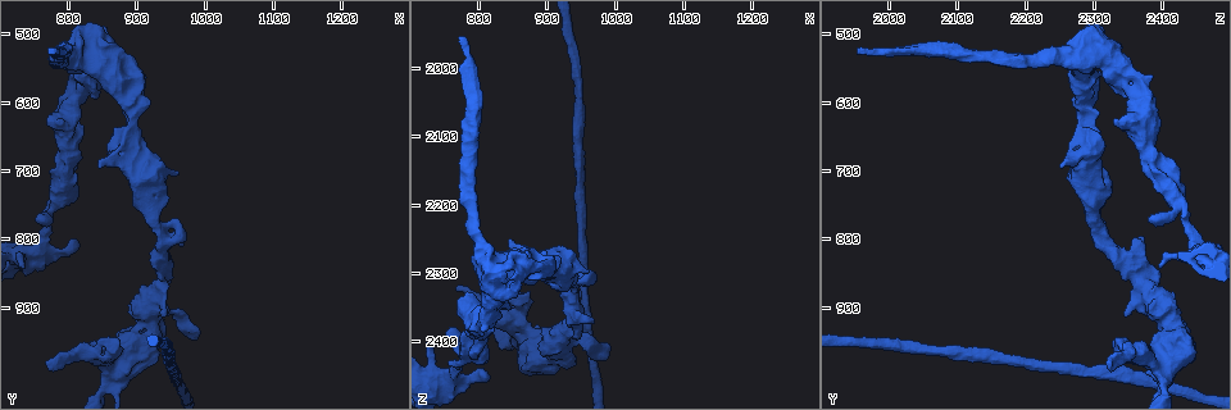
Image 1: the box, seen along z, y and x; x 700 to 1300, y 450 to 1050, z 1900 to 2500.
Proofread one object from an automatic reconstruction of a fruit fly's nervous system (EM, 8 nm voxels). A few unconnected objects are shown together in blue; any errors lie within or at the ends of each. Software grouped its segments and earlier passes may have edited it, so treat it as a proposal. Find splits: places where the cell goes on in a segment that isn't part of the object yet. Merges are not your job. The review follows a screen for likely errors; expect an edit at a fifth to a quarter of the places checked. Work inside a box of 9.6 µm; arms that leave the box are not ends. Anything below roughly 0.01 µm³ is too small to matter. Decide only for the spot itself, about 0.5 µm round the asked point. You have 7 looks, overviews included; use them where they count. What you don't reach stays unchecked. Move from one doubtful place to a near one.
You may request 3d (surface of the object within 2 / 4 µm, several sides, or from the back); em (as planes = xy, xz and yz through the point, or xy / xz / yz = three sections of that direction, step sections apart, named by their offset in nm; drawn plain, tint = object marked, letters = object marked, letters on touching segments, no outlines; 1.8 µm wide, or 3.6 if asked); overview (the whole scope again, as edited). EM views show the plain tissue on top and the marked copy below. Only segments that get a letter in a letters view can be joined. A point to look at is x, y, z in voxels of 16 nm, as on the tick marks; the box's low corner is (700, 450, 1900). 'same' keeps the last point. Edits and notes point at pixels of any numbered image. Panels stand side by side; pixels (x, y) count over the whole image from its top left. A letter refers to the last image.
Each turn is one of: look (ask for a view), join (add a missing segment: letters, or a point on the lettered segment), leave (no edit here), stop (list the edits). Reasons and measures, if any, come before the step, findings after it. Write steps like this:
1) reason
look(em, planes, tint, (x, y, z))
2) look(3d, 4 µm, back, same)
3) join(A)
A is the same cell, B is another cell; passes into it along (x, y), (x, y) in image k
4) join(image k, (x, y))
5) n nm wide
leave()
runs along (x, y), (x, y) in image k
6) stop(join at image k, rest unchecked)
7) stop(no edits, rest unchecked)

arms part here
look(3d, 4 µm, back, (760, 810, 2455))

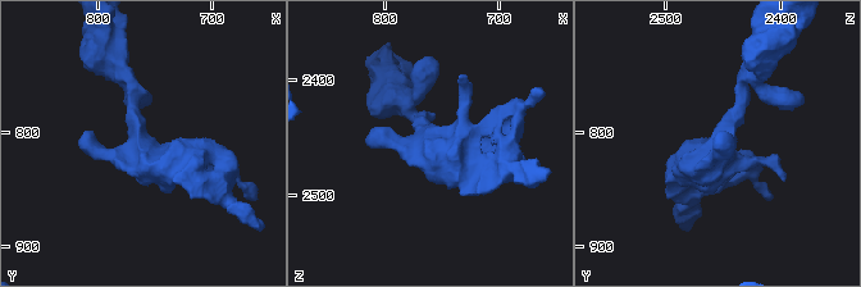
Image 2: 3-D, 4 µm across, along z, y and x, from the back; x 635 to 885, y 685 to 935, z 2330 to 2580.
look(em, yz, step 8, tint, (760, 812, 2452))

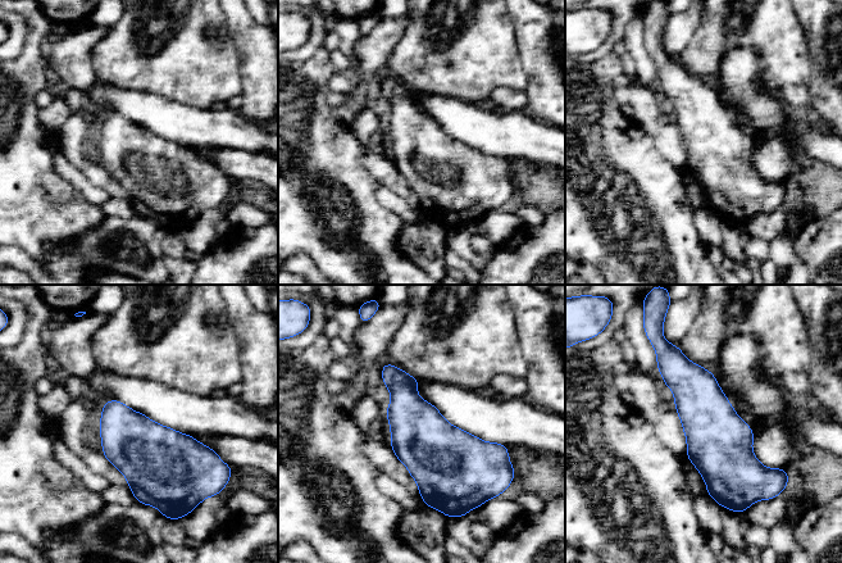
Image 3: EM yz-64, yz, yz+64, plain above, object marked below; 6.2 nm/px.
look(em, planes, letters, same)

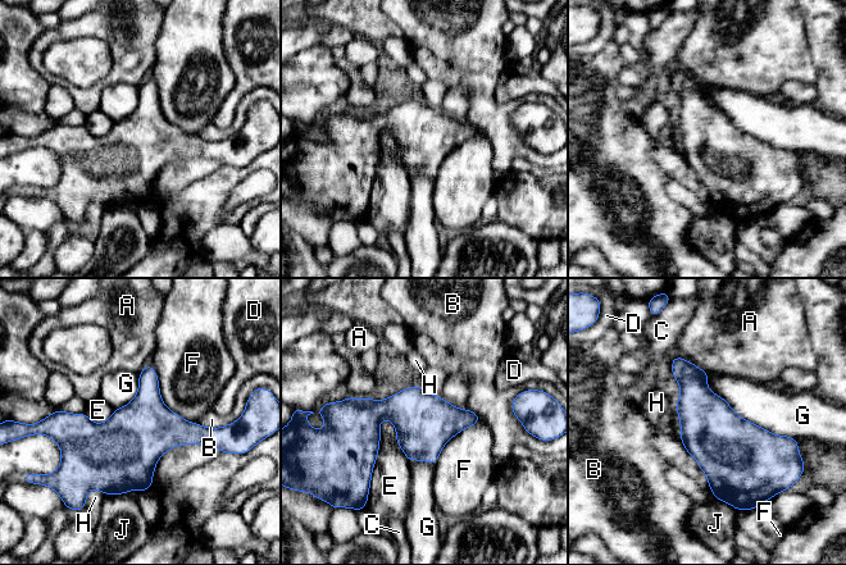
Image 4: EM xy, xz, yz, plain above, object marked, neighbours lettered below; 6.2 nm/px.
leave()
A, B, C, D, E, F, G, H and J are other cells; border along (709, 374), (738, 415), (797, 441) in image 4; none of them fits

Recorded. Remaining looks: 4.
sharp bend
look(em, 3.6 µm, planes, letters, (870, 995, 2400))

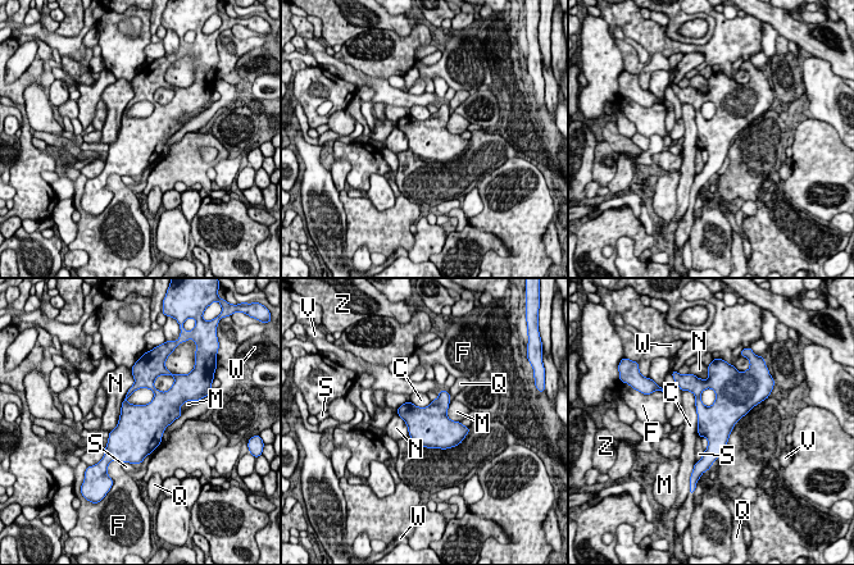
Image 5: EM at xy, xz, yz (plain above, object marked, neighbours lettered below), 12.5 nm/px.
leave()
C, F, M, N, Q, S, V, W and Z are other cells; border along (682, 390), (694, 395), (699, 436) in image 5; no lettered segment goes on from it

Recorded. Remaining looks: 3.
branch stops here
look(em, xy, step 8, letters, (940, 910, 2350))

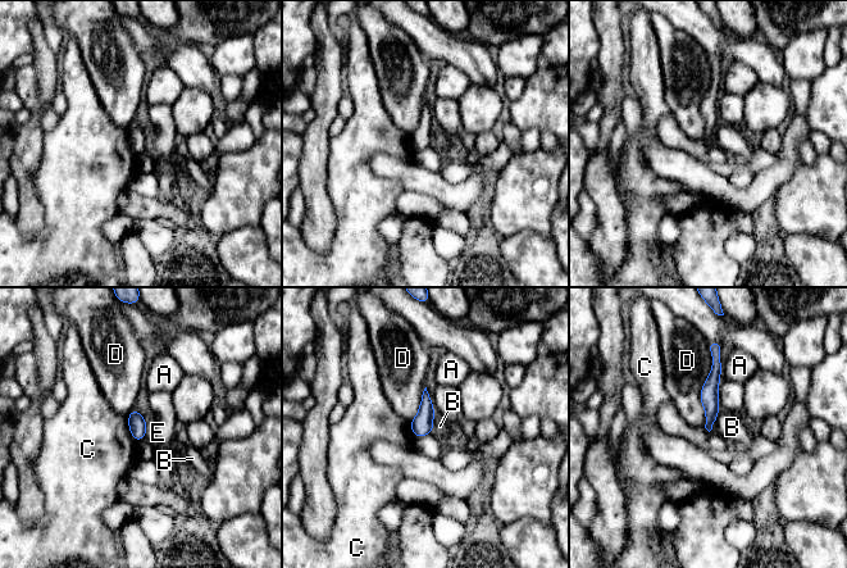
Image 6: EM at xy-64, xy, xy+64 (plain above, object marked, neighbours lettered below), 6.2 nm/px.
look(em, planes, letters, same)

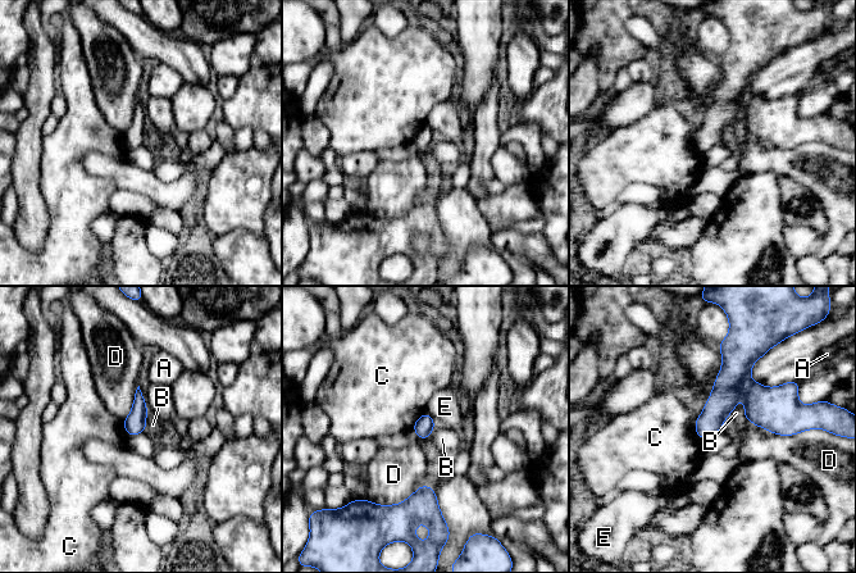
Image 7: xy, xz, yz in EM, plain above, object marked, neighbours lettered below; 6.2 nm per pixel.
leave()
A, B, C, D and E are other cells; border along (148, 412), (145, 431) in image 7; none of them fits

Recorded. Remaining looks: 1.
stop(no edits, rest unchecked)

